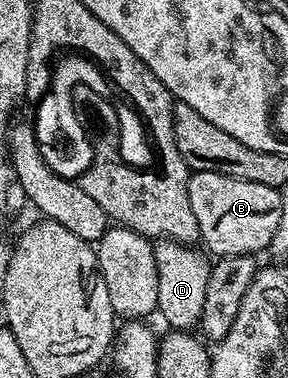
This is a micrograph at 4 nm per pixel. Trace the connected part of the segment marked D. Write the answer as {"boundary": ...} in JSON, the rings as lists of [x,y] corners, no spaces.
{"boundary":[[[160,239],[154,245],[154,259],[158,263],[159,316],[164,316],[169,330],[195,330],[202,319],[202,306],[206,304],[206,279],[210,279],[212,270],[209,258],[199,248]]]}

